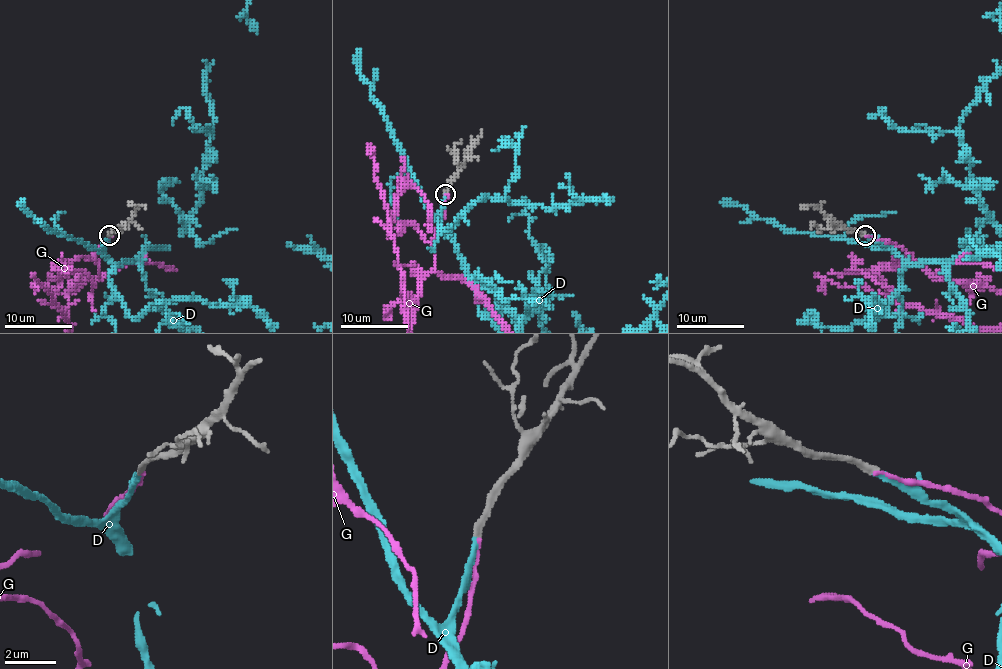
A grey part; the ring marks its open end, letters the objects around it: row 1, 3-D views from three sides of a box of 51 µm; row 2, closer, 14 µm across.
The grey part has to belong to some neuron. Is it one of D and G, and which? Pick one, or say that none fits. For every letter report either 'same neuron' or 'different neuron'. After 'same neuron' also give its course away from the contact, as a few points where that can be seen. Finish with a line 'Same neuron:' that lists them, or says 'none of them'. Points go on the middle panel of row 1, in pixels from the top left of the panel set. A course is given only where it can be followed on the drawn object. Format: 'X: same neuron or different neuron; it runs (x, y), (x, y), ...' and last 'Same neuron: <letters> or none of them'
D: same neuron
G: different neuron
Same neuron: D

